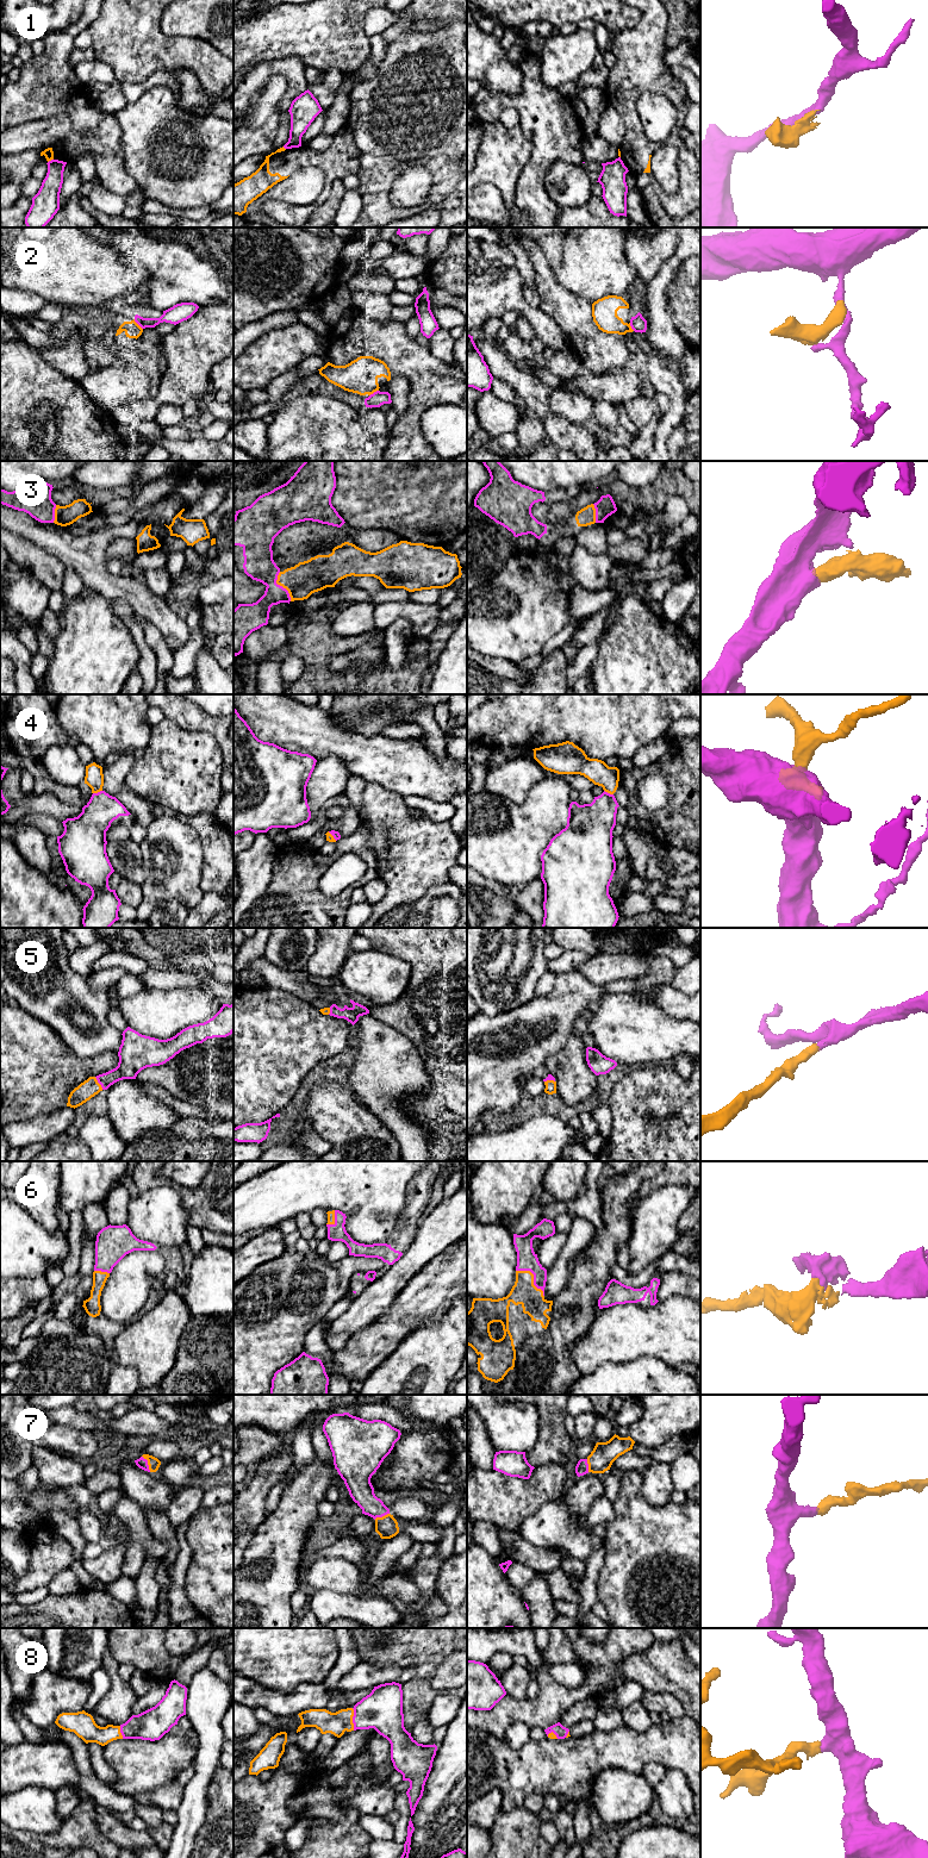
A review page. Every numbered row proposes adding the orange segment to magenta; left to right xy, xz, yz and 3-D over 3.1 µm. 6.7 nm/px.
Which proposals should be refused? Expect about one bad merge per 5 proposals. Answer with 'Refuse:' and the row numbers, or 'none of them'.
Refuse: 1, 2

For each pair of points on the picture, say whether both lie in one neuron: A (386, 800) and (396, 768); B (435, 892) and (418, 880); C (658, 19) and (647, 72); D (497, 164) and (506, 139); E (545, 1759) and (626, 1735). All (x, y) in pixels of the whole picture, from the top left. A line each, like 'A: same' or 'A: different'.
A: different
B: different
C: same
D: same
E: same

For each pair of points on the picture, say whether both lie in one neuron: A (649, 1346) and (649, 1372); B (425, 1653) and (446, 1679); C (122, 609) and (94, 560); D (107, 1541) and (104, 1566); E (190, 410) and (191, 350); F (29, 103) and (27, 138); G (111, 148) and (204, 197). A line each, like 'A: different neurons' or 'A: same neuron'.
A: different neurons
B: different neurons
C: different neurons
D: different neurons
E: different neurons
F: different neurons
G: different neurons

